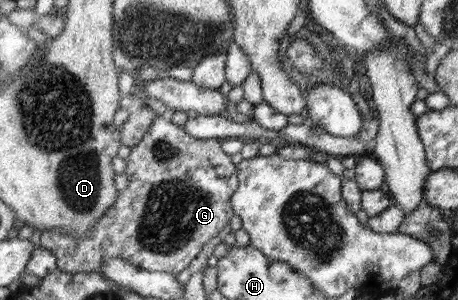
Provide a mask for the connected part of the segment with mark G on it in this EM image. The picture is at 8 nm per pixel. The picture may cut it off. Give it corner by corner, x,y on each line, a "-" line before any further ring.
156,114
148,133
142,138
140,143
137,143
132,148
132,153
124,161
127,167
124,175
128,176
130,184
124,190
120,190
115,204
99,219
99,222
96,223
94,228
90,228
82,237
69,237
65,231
60,231
59,229
49,229
41,235
40,245
54,253
57,259
58,270
63,270
66,273
96,272
102,267
104,260
121,257
129,261
132,265
137,265
140,269
145,269
149,272
164,272
177,275
190,265
190,261
198,255
198,251
202,249
202,245
208,243
210,239
214,239
228,225
228,219
234,215
235,210
232,209
231,197
234,195
234,191
237,190
236,187
239,187
239,179
236,179
236,165
230,161
230,154
222,150
221,143
218,140
194,137
183,126
174,124
172,120
164,119
162,115

